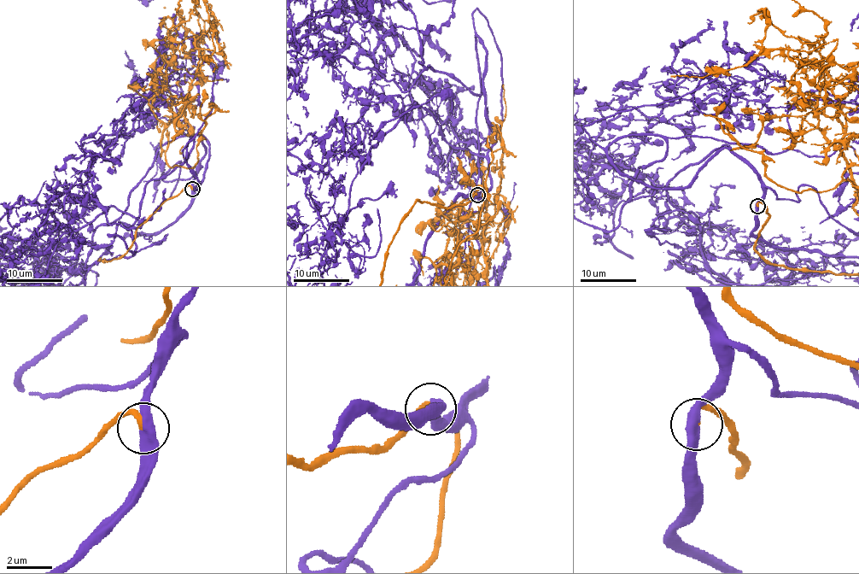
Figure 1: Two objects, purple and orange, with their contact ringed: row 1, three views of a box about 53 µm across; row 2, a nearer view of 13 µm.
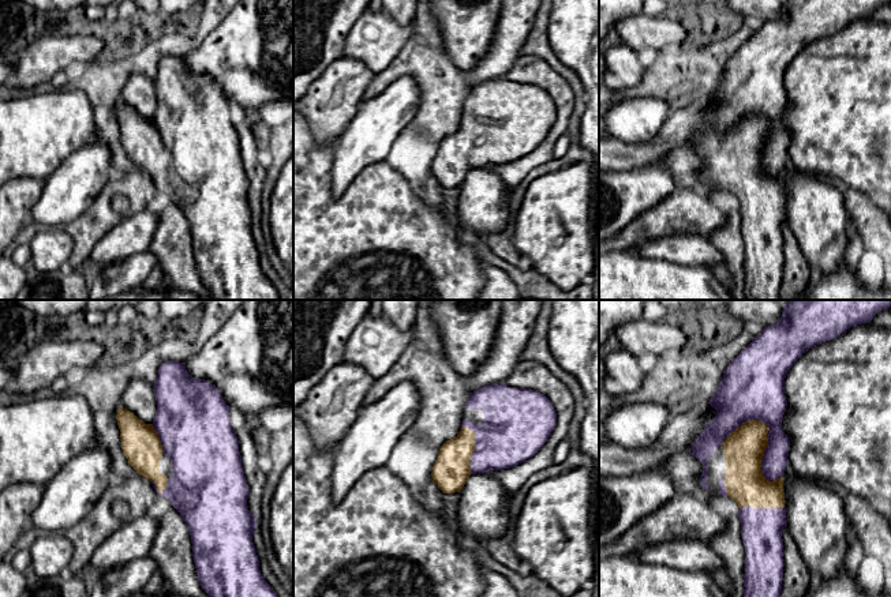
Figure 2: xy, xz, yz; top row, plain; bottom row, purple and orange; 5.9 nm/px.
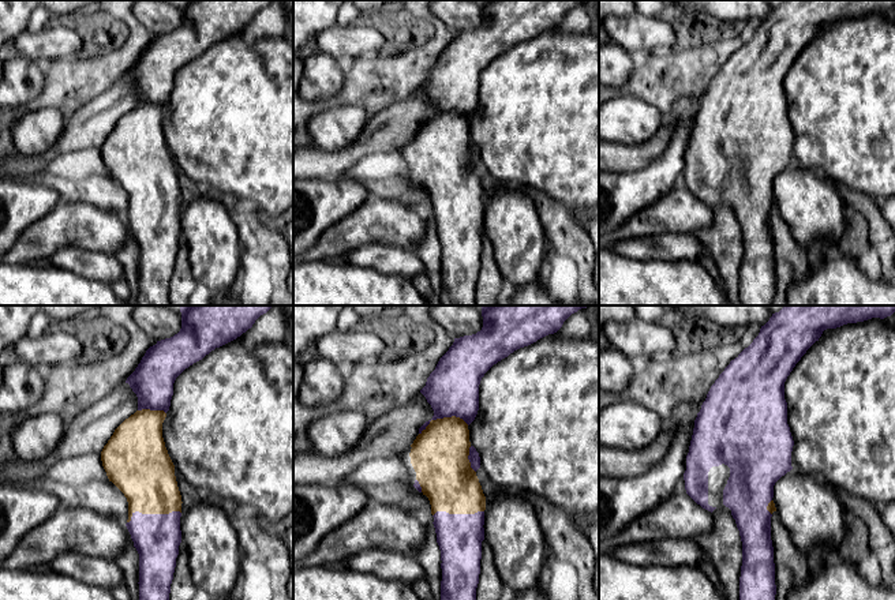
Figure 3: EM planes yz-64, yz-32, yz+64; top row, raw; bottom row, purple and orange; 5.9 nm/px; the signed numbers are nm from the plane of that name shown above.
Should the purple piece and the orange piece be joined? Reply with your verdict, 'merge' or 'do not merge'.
merge

